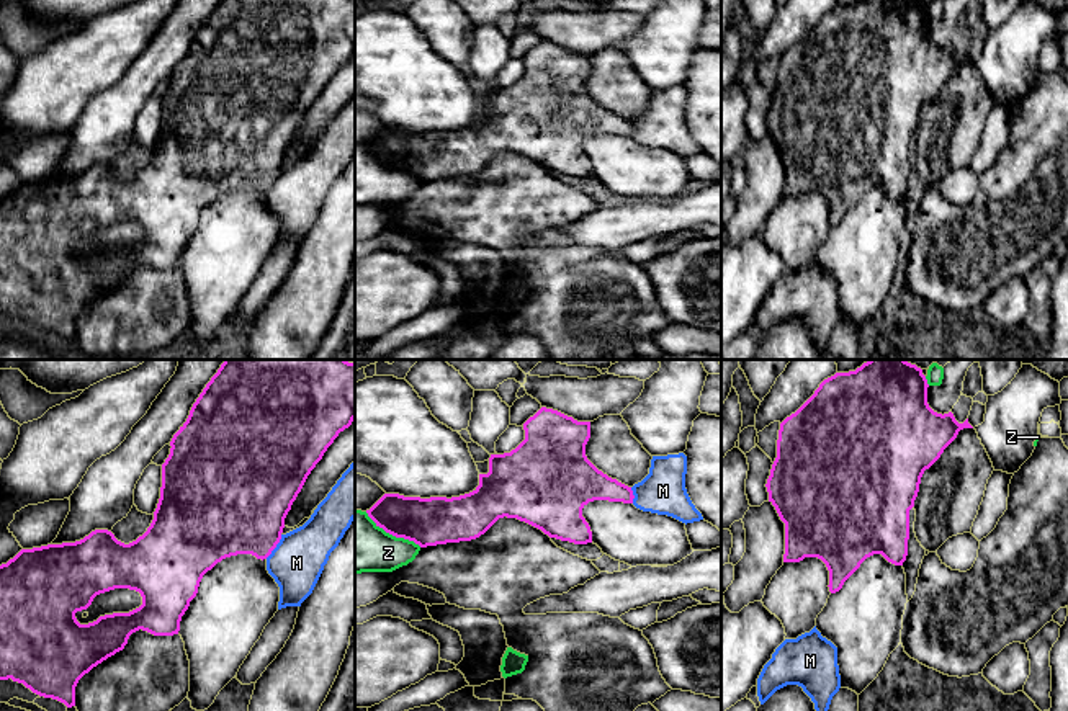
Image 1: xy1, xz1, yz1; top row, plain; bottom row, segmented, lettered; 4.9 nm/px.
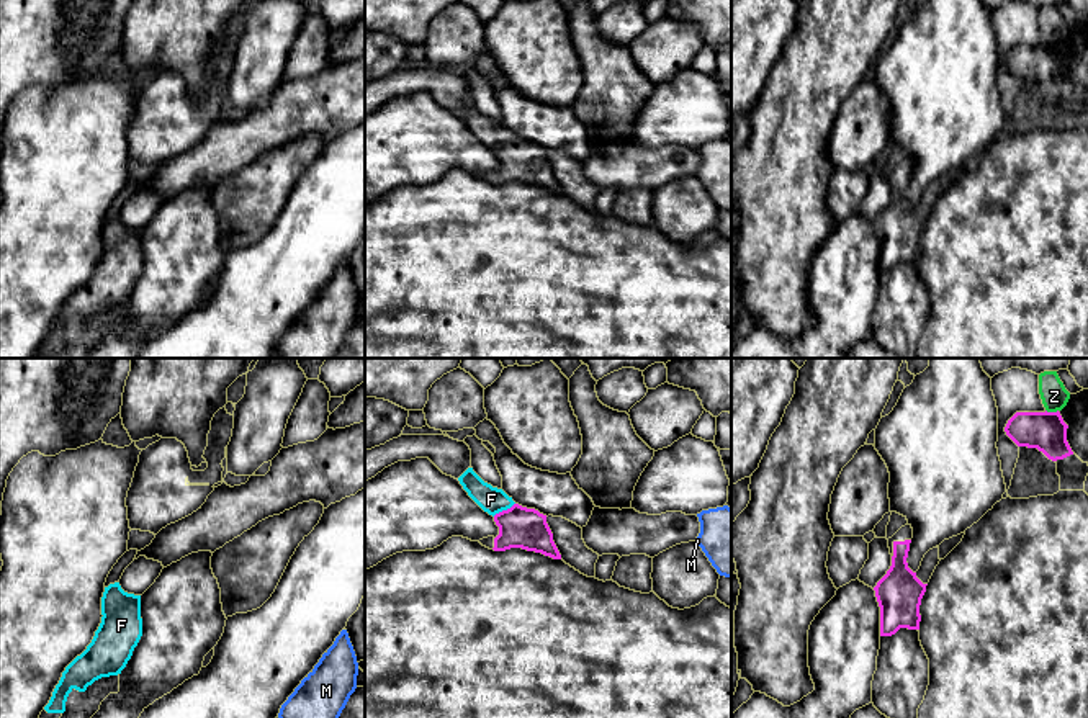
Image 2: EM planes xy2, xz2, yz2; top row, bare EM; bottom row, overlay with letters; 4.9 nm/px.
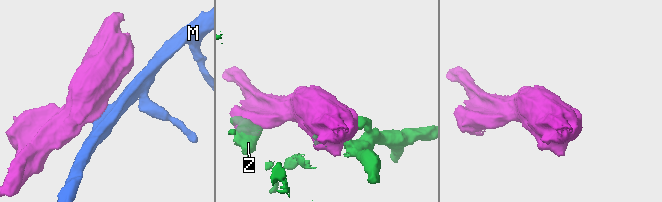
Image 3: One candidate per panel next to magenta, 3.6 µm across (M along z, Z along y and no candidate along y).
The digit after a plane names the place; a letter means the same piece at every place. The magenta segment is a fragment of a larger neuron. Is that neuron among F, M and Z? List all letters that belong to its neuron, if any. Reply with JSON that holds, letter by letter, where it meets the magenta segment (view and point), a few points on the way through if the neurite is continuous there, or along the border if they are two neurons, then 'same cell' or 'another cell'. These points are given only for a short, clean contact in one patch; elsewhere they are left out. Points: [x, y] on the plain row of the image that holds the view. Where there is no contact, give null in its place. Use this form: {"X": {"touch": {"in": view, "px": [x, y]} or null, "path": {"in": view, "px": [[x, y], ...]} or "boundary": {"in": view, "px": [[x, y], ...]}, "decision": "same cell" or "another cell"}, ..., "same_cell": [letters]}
{"F": {"touch": {"in": "xz2", "px": [503, 144]}, "path": {"in": "xz2", "px": [[519, 161], [503, 144], [491, 133]]}, "decision": "same cell"}, "M": {"touch": {"in": "xy1", "px": [275, 180]}, "boundary": {"in": "xy1", "px": [[282, 169], [277, 180], [265, 192]]}, "decision": "another cell"}, "Z": {"touch": {"in": "xz1", "px": [393, 169]}, "decision": "another cell"}, "same_cell": ["F"]}

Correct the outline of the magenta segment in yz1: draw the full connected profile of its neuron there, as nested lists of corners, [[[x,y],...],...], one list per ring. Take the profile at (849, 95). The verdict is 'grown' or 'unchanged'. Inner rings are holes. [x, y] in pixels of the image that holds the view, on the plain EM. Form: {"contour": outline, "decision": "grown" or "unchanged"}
{"contour": [[[860,0],[824,13],[814,28],[780,57],[777,92],[765,121],[769,136],[785,157],[783,196],[821,193],[829,204],[831,227],[839,226],[873,188],[903,199],[908,190],[909,144],[914,141],[924,105],[940,92],[960,64],[973,62],[968,52],[958,57],[952,46],[934,46],[927,38],[927,21],[927,13],[918,0]]], "decision": "unchanged"}

